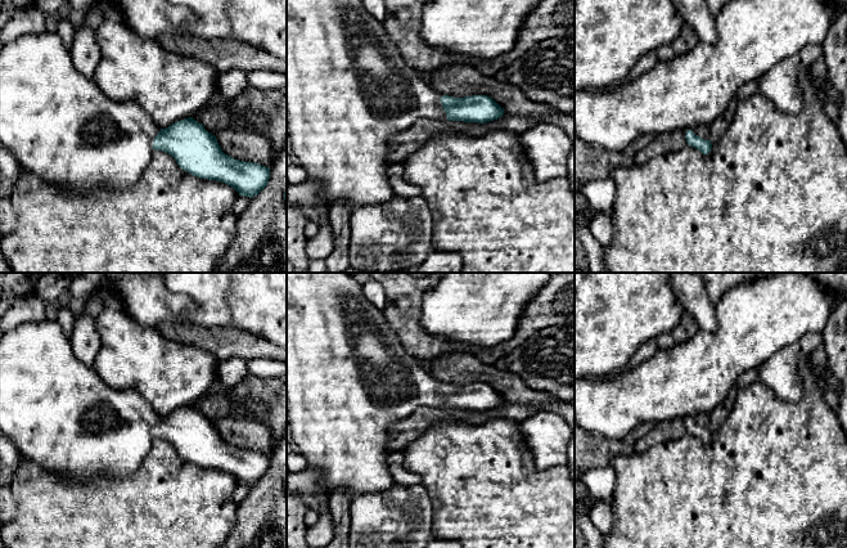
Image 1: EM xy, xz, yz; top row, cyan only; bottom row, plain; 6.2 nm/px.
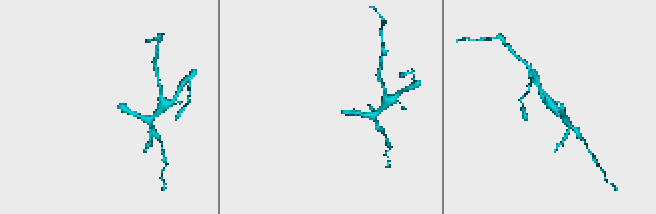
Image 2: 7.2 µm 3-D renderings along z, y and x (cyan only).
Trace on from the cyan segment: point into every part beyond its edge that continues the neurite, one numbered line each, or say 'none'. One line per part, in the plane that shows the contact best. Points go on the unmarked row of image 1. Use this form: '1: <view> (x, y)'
1: xz (348, 377)

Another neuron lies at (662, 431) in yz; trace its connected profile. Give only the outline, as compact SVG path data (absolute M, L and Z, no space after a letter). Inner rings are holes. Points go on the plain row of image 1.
M675 418L670 422L655 423L645 436L636 441L632 454L641 454L655 444L680 439L688 432L685 423L686 419L682 418Z

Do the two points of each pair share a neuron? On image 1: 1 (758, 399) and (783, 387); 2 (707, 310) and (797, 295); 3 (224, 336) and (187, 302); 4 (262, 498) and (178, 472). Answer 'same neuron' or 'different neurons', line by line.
1: different neurons
2: different neurons
3: different neurons
4: different neurons

